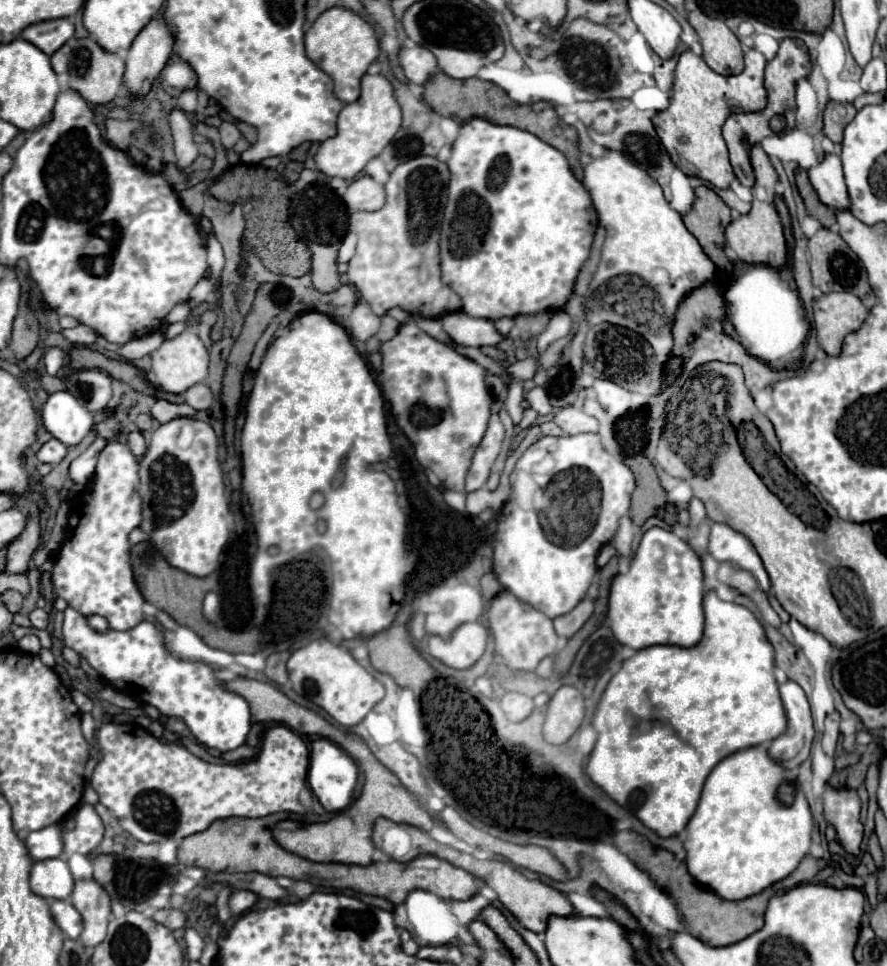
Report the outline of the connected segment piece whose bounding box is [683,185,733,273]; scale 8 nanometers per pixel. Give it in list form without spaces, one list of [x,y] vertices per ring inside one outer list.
[[[705,185],[695,187],[695,203],[691,211],[683,215],[683,223],[721,273],[733,271],[731,261],[723,253],[723,229],[729,221],[731,211],[721,197]]]

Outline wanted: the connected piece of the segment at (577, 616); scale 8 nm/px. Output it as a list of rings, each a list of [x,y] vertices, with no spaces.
[[[585,597],[585,599],[581,599],[581,603],[579,603],[569,615],[557,617],[557,619],[553,621],[557,635],[559,635],[559,637],[573,637],[573,635],[581,629],[581,625],[591,617],[593,607],[595,607],[593,599]]]

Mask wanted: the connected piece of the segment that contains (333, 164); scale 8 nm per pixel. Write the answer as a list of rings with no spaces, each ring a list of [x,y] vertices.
[[[363,75],[359,99],[341,109],[337,117],[337,135],[333,139],[325,139],[313,157],[317,171],[341,179],[357,177],[367,161],[377,157],[391,143],[399,127],[401,109],[393,95],[391,83],[383,75]]]

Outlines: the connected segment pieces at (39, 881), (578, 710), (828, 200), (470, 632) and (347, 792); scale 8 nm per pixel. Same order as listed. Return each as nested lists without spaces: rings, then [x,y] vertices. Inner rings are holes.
[[[45,859],[31,867],[31,891],[45,899],[67,899],[73,891],[73,883],[63,859]]]
[[[563,685],[547,703],[543,737],[549,743],[561,745],[579,729],[585,715],[585,699],[575,687]]]
[[[825,153],[823,159],[807,173],[821,203],[833,209],[849,209],[849,195],[843,181],[843,167],[839,155]]]
[[[481,623],[461,625],[449,641],[441,637],[429,637],[429,653],[443,665],[453,669],[469,669],[487,647],[487,627]]]
[[[317,739],[311,747],[311,767],[309,767],[309,787],[313,795],[321,801],[325,811],[343,811],[353,801],[353,791],[357,785],[357,765],[355,761],[333,741]]]

